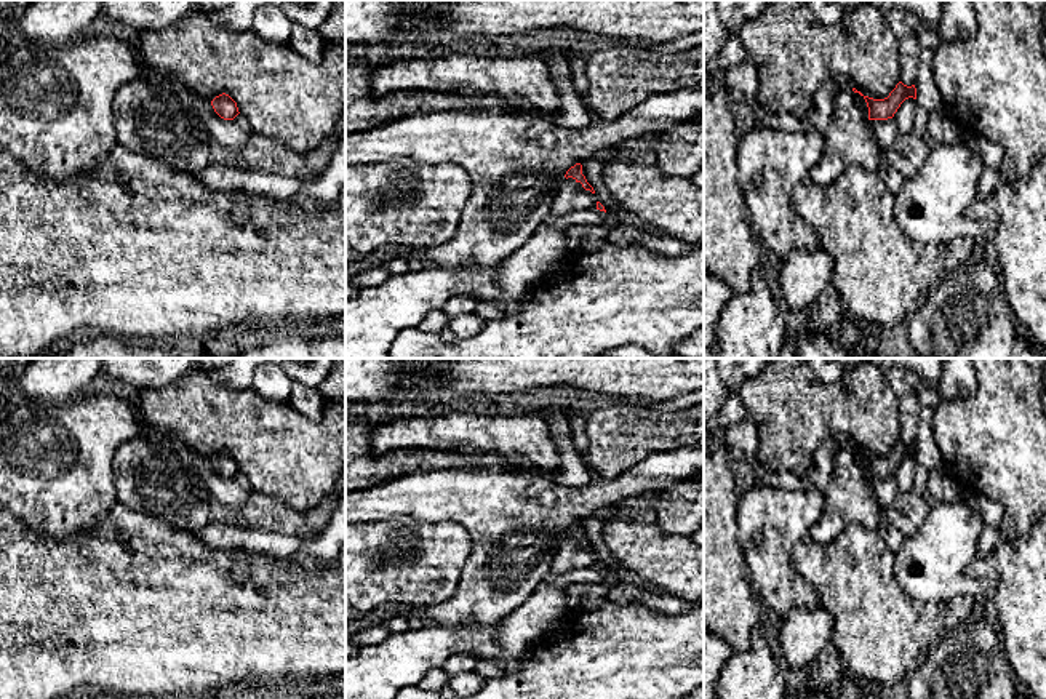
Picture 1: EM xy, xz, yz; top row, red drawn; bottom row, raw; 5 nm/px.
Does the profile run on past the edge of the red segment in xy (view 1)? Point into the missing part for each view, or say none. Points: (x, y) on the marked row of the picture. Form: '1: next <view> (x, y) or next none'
1: next none

